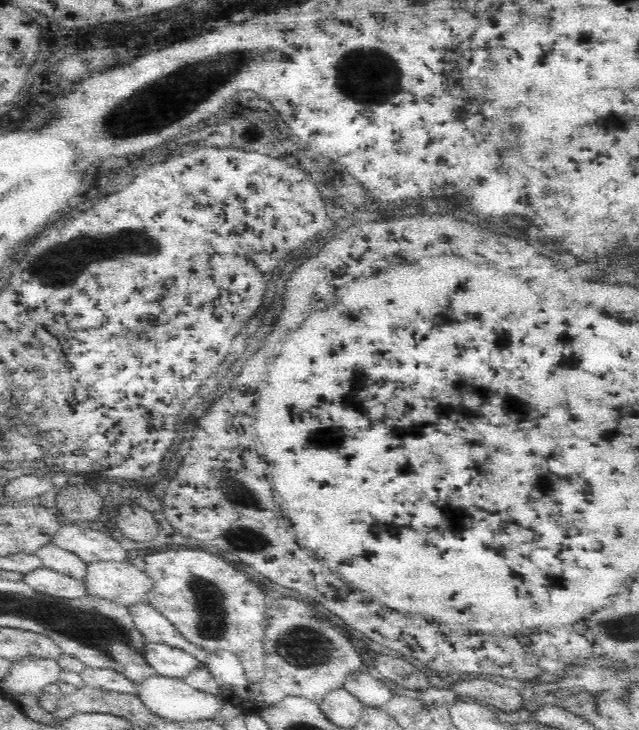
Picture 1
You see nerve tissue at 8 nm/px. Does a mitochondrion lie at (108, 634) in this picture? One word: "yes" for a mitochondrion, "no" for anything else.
yes

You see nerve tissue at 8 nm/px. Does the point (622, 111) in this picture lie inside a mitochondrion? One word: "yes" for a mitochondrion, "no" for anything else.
no

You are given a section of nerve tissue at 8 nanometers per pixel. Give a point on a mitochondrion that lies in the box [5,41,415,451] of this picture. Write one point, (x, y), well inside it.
(169, 100)

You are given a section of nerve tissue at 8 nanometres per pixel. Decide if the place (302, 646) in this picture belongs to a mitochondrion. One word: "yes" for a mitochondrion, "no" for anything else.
yes

